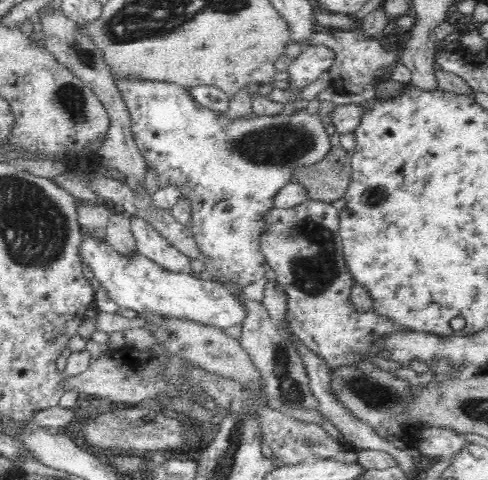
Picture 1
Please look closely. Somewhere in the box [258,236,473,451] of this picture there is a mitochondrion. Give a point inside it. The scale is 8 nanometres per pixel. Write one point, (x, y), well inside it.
(375, 396)

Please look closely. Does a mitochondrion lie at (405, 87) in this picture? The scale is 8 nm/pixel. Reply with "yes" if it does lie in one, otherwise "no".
no

